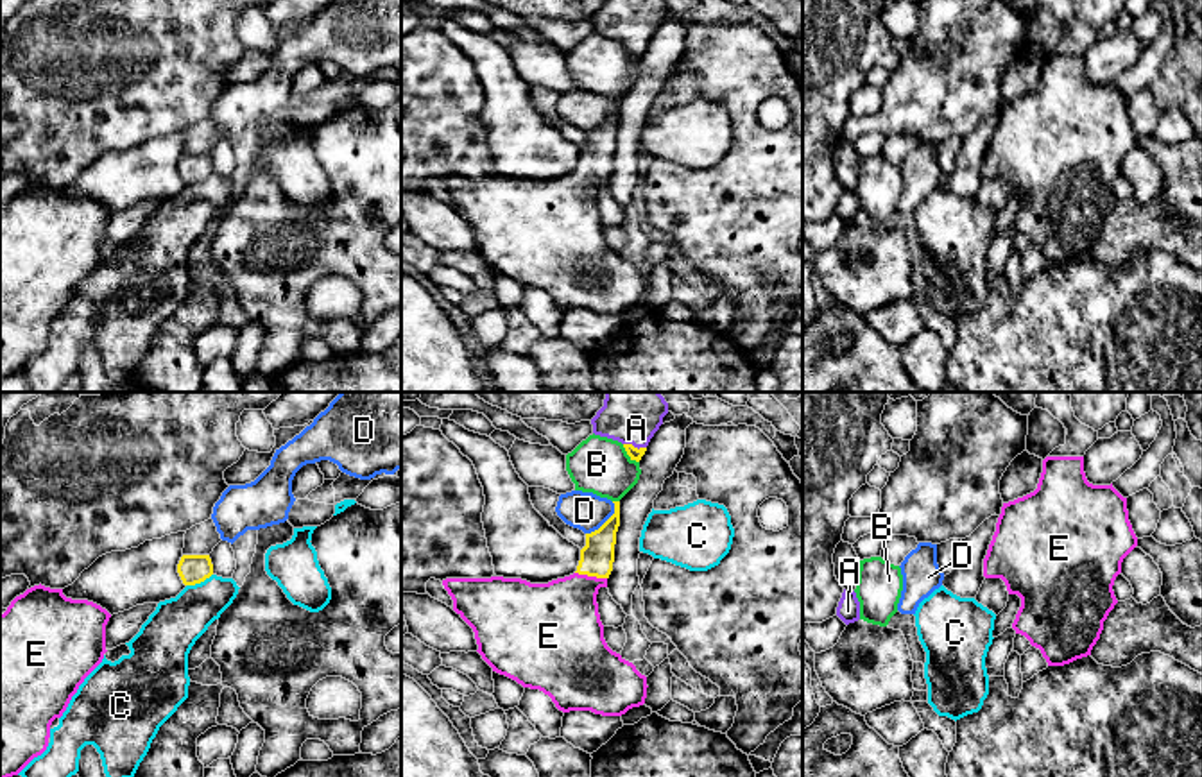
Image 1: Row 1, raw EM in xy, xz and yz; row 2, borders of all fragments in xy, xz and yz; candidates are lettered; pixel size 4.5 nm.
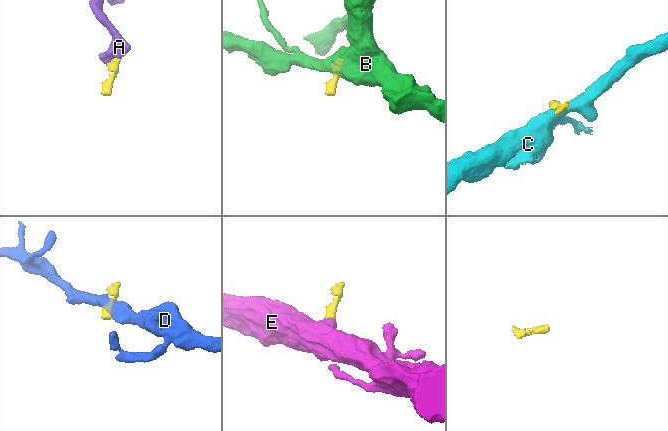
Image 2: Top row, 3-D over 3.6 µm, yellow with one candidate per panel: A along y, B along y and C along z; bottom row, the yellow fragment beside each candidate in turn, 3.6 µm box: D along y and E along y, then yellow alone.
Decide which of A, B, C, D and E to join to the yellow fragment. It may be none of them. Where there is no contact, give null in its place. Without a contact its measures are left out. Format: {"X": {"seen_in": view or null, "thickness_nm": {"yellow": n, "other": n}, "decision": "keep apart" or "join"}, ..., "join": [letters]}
{"A": {"seen_in": "xz", "thickness_nm": {"yellow": 60, "other": 280}, "decision": "join"}, "B": {"seen_in": "xz", "thickness_nm": {"yellow": 60, "other": 260}, "decision": "keep apart"}, "C": {"seen_in": "xy", "thickness_nm": {"yellow": 130, "other": 240}, "decision": "keep apart"}, "D": {"seen_in": "xz", "thickness_nm": {"yellow": 150, "other": 170}, "decision": "keep apart"}, "E": {"seen_in": "xz", "thickness_nm": {"yellow": 150, "other": 360}, "decision": "join"}, "join": ["A", "E"]}

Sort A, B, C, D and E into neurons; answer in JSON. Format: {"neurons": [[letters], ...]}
{"neurons": [["A", "E"], ["B"], ["C"], ["D"]]}

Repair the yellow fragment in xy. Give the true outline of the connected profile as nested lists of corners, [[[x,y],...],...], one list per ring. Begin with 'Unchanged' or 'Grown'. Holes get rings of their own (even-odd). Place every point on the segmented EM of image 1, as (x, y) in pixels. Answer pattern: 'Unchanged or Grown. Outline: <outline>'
Unchanged. Outline: [[[183,555],[177,573],[185,585],[195,585],[213,575],[213,564],[210,555]]]

